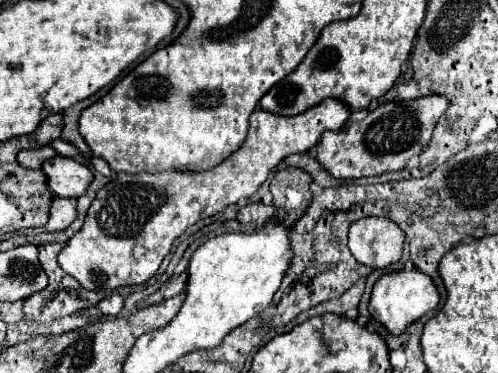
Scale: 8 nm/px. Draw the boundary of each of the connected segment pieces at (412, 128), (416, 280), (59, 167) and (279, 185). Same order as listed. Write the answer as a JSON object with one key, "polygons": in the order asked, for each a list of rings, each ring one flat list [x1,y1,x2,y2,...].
{"polygons":[[[424,96,410,102,384,102,360,122,348,122,344,132,324,132,316,146,316,160,336,178,362,178,380,176,386,172,400,172,408,160,420,156,430,144,430,136,440,116,450,106,446,96]],[[418,268,412,270,398,270,384,274,372,288,372,298,370,298,370,312,372,316,382,322,392,334,402,334,408,324,416,322,422,314,428,310,434,310,440,302,440,292,432,278]],[[56,156,48,160,42,170,48,176,50,190,60,198,80,198,86,194,90,182,94,180,92,170,72,158]],[[286,166,278,172,274,172,270,190,274,194,274,206,276,208,284,208,286,206,286,190,294,188,304,196,304,208,310,204,310,184,312,184,312,176,302,170,302,168,294,168,294,166]]]}

